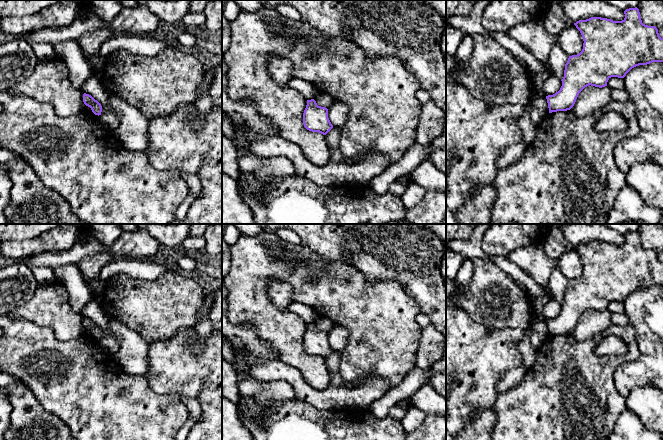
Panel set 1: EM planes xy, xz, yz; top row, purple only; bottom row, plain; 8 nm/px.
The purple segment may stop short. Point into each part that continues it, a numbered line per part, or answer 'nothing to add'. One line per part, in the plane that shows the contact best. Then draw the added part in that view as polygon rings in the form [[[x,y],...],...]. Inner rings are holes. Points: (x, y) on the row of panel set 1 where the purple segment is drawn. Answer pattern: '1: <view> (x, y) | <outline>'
nothing to add

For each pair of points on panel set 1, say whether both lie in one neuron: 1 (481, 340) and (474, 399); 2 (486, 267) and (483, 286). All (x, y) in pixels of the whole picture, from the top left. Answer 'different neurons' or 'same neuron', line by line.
1: same neuron
2: same neuron

